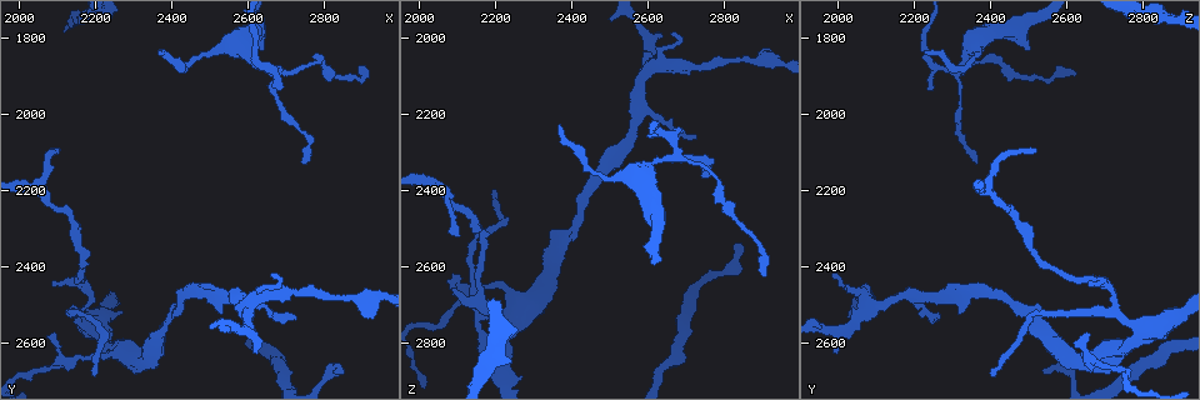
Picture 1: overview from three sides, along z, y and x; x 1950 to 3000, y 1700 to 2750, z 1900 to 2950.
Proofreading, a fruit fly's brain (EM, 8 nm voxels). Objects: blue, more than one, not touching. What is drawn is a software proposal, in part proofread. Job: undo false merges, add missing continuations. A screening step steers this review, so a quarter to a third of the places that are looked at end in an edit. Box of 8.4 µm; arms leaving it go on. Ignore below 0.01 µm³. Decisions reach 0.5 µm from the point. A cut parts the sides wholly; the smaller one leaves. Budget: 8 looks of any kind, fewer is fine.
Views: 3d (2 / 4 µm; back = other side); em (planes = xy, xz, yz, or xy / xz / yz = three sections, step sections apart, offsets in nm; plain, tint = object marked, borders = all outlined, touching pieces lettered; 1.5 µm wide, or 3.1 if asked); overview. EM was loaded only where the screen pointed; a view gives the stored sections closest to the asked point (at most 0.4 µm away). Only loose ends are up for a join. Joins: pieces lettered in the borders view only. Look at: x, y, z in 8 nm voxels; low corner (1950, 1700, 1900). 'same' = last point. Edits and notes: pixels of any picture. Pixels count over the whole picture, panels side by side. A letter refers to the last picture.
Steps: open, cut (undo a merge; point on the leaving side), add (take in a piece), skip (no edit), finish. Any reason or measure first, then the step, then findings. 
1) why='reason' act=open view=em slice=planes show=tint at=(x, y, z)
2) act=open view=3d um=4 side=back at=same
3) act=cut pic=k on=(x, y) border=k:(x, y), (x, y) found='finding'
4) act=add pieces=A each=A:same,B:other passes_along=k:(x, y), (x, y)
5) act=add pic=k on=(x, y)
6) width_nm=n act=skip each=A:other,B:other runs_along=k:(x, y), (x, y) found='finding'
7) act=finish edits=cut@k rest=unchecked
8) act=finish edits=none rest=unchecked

why='abrupt turn' act=open view=3d um=2 at=(2675, 1890, 2315)

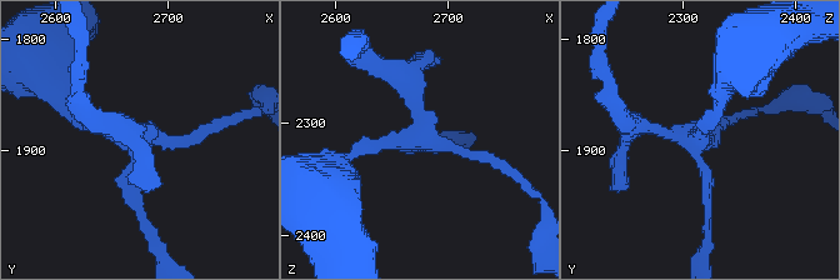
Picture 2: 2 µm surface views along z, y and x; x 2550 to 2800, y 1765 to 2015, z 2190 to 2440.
why='need the tissue' act=open view=em slice=xz step=8 show=tint at=(2672, 1890, 2316)

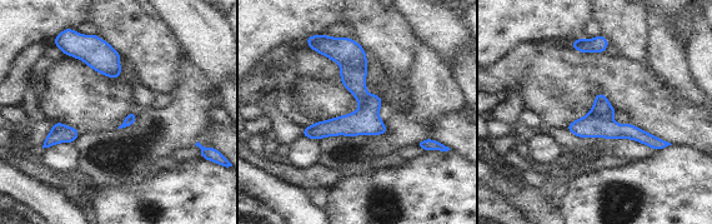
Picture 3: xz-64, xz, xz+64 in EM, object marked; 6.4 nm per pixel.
why='another direction' act=open view=em slice=planes show=borders at=same

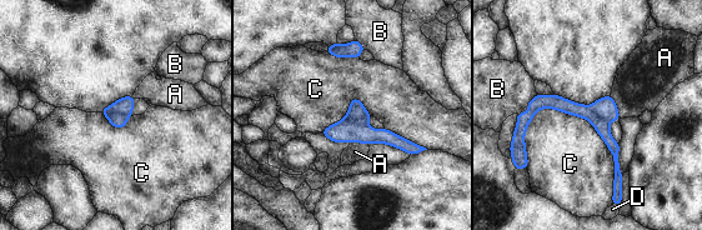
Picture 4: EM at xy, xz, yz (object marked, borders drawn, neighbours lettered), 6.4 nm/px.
act=cut pic=4 on=(356, 110) each=A:other,B:other,C:other,D:other border=4:(367, 111), (356, 119), (345, 116) found='two cells meet here'

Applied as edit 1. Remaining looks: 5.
why='sharp bend' act=open view=em slice=xz step=4 show=tint at=(2825, 2675, 2610)

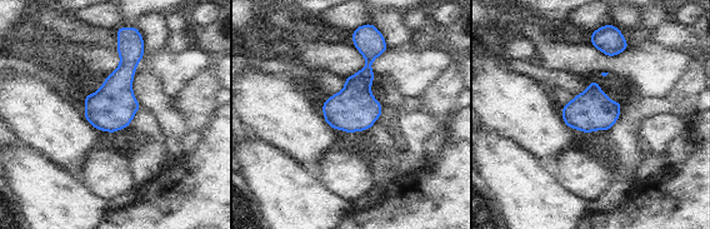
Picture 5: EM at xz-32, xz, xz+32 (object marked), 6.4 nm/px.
why='another direction' act=open view=em slice=planes show=borders at=same

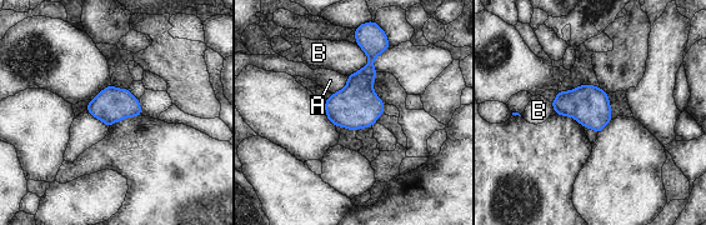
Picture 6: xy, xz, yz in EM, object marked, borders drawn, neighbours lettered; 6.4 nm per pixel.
act=skip each=A:other,B:other border=6:(348, 76), (348, 83), (331, 94) found='all the same cell'

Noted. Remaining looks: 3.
act=finish edits=cut@4 rest=unchecked

